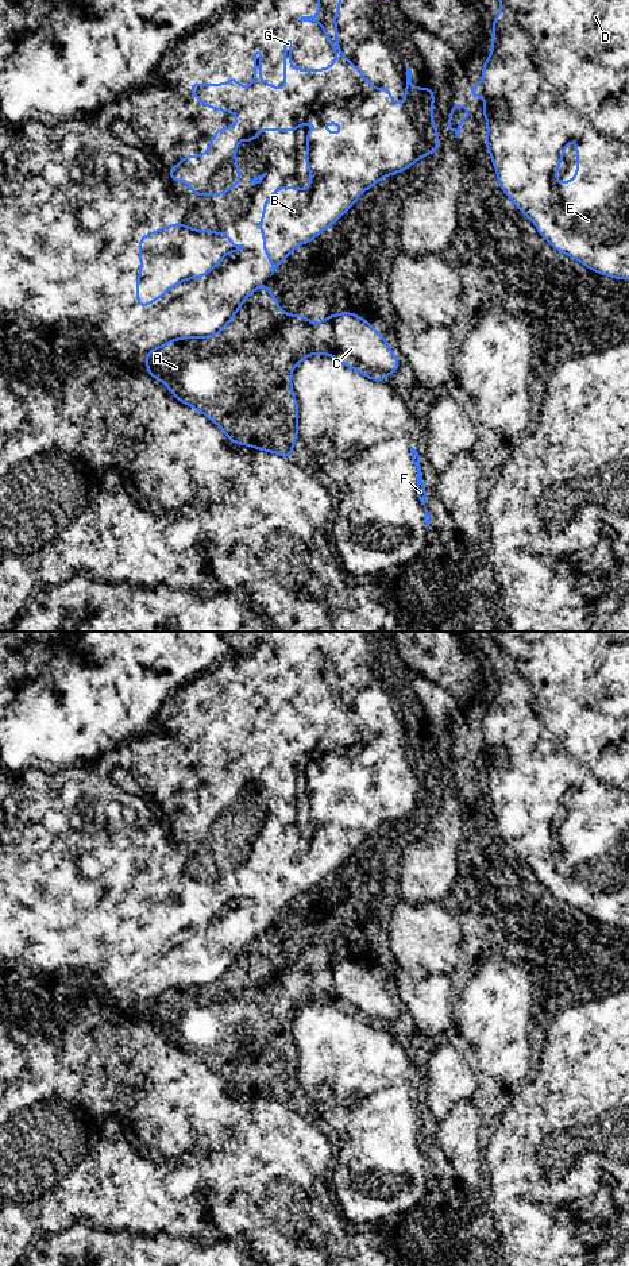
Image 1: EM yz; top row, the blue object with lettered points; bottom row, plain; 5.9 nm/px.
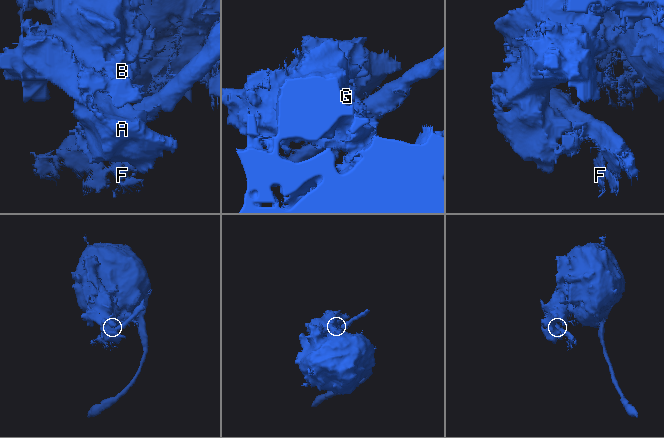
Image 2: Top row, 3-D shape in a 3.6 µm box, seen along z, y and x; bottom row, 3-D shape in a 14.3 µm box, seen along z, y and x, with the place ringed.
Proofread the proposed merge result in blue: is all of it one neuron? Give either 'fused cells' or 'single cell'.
fused cells

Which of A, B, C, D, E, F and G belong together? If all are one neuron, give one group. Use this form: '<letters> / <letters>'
A B D E G / C F

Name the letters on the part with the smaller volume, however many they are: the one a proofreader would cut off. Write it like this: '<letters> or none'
C, F

